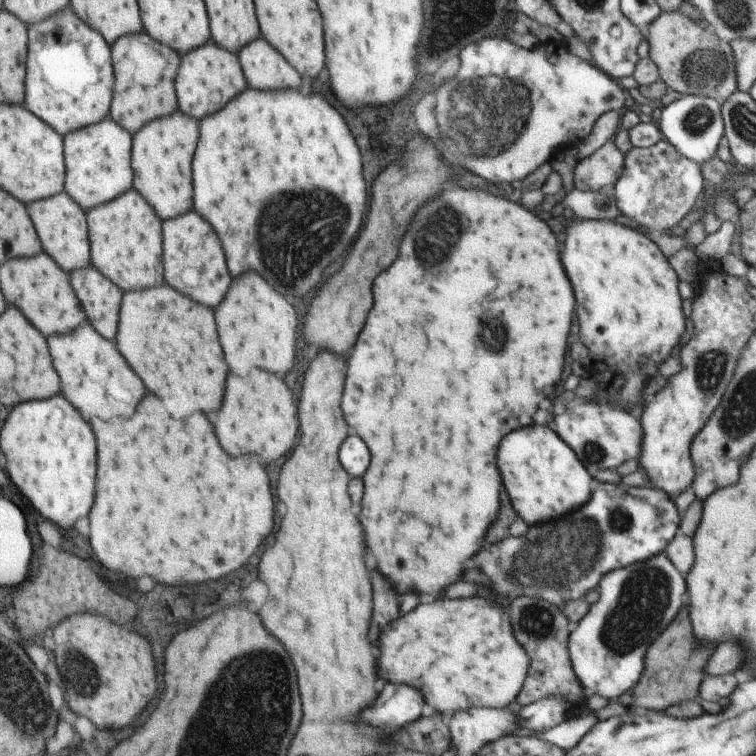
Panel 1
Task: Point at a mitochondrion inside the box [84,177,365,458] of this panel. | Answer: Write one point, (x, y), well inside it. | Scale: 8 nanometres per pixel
(292, 252)

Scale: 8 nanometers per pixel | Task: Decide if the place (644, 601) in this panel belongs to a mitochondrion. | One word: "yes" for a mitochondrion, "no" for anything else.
yes

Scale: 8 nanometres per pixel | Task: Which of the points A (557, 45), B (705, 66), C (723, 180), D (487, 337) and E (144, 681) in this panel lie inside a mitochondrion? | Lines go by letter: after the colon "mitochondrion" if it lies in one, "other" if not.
A: other
B: mitochondrion
C: other
D: mitochondrion
E: other

